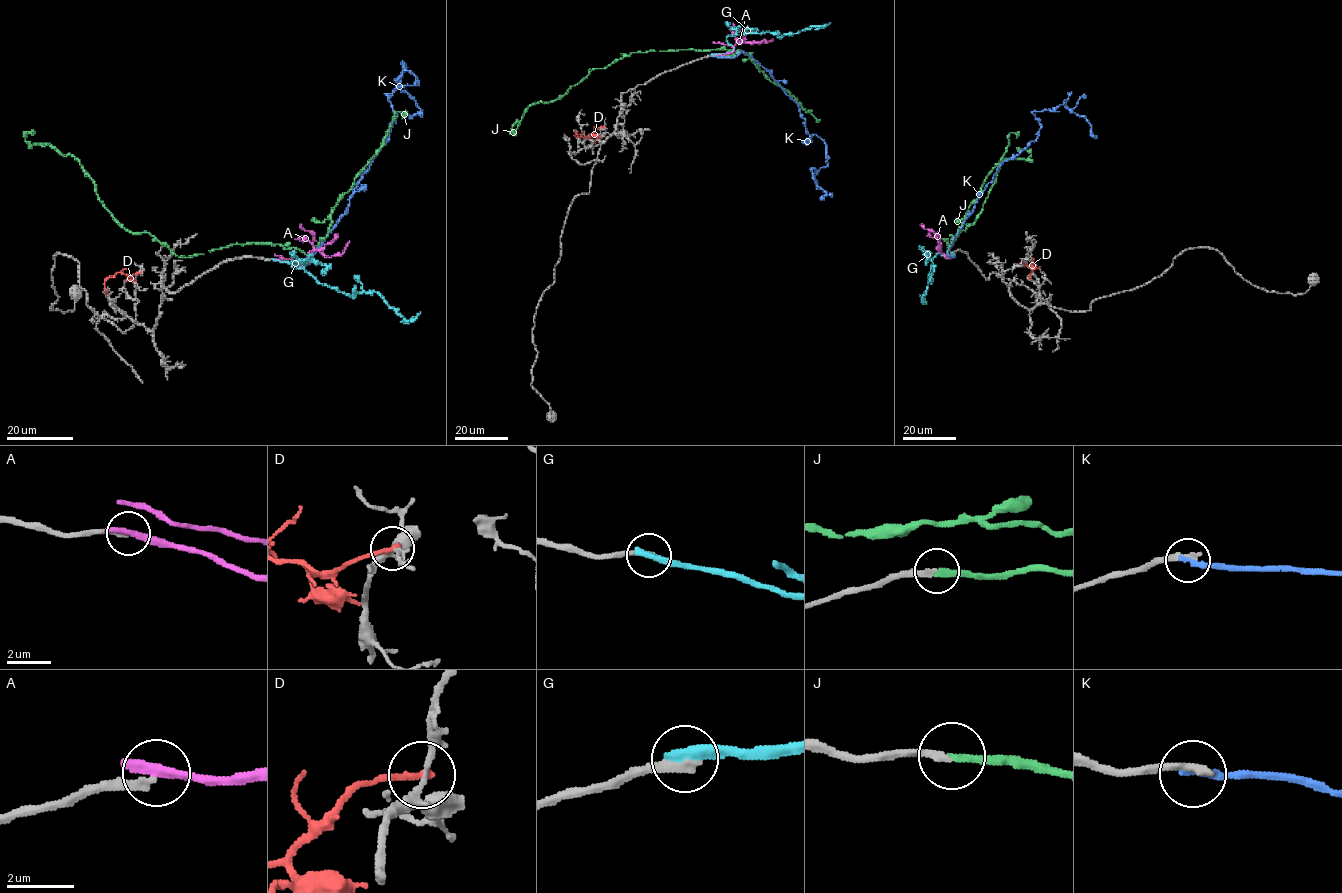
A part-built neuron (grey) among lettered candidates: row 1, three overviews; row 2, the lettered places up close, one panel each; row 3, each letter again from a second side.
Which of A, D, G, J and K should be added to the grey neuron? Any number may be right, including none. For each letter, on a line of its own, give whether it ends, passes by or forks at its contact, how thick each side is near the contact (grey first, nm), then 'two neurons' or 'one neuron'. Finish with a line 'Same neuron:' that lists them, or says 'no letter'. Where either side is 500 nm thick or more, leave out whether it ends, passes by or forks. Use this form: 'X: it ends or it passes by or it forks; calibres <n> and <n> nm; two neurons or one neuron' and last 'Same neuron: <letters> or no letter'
A: it ends; calibres 240 and 400 nm; two neurons
D: it ends; calibres 150 and 200 nm; two neurons
G: it ends; calibres 280 and 400 nm; two neurons
J: it ends; calibres 240 and 260 nm; one neuron
K: it ends; calibres 320 and 240 nm; two neurons
Same neuron: J

